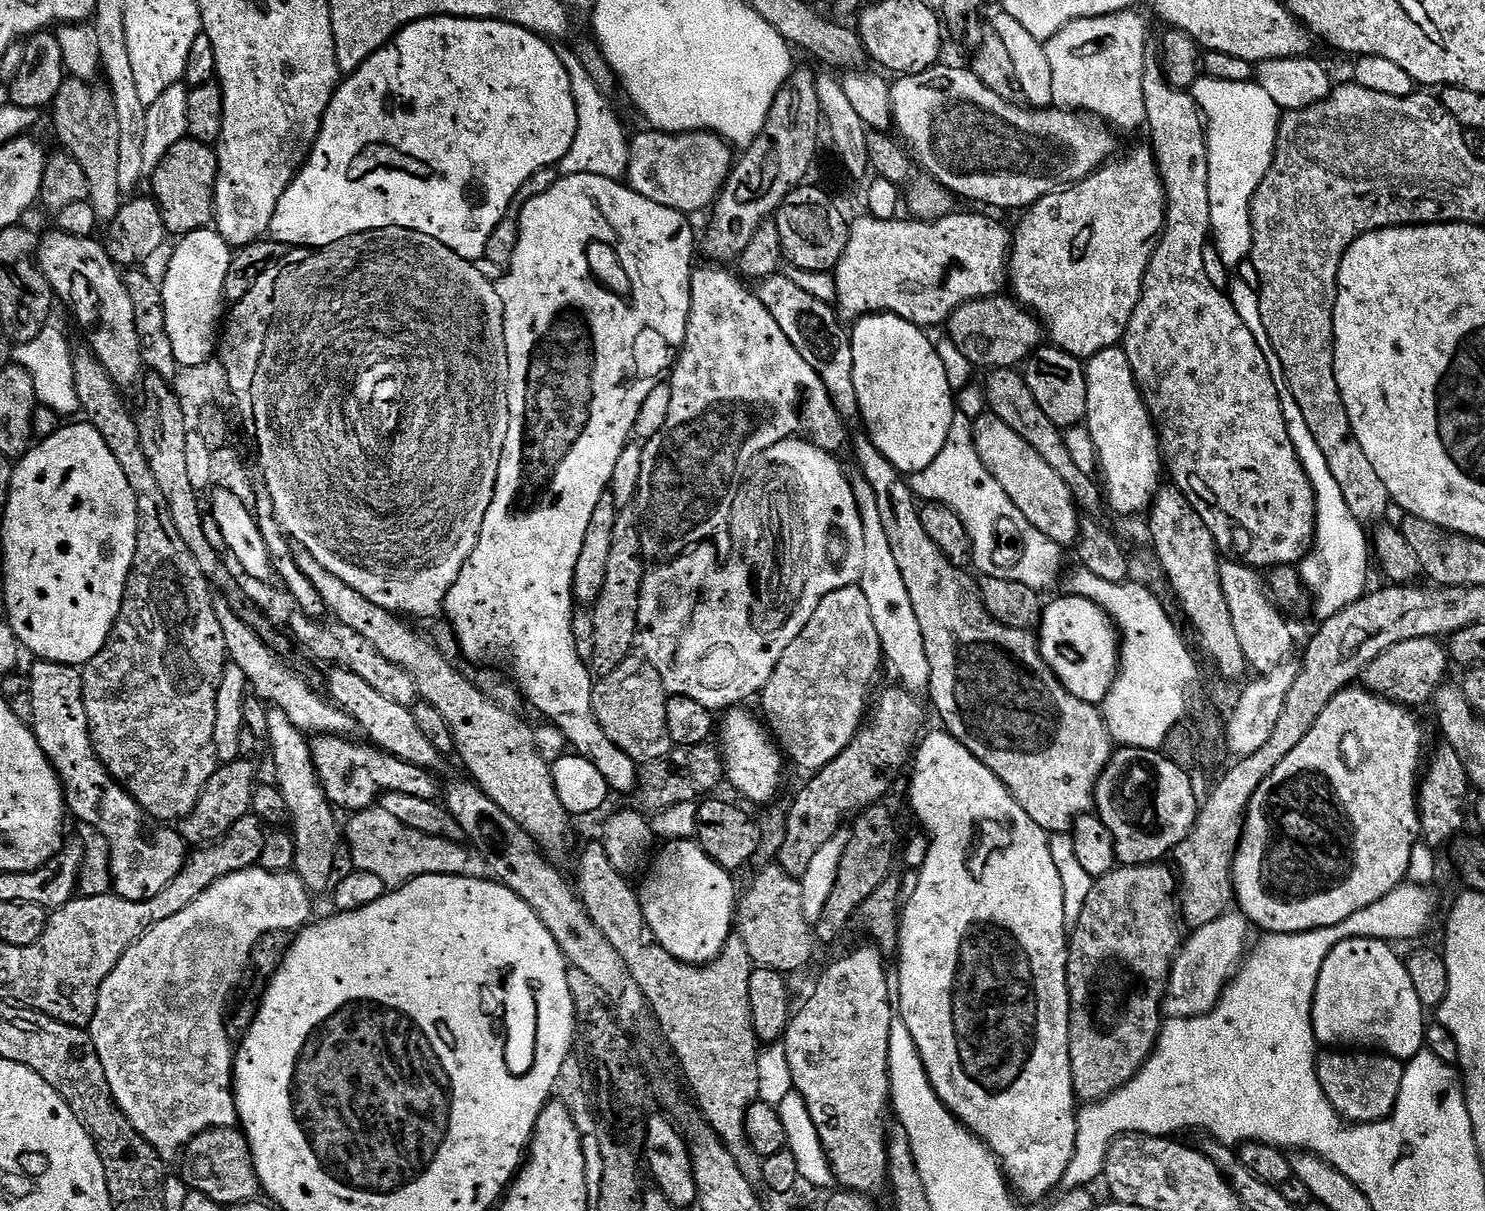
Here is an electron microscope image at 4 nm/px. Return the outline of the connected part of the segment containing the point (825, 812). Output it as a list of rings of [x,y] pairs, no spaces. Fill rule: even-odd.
[[[901,686],[886,689],[880,701],[877,704],[875,701],[870,719],[857,732],[850,746],[821,772],[813,772],[807,777],[804,789],[793,798],[792,808],[787,811],[786,842],[782,842],[778,857],[780,868],[786,870],[786,874],[797,878],[804,876],[814,854],[818,854],[834,834],[871,804],[879,804],[885,799],[883,796],[891,790],[900,771],[909,767],[914,749],[925,731],[924,708],[919,702]]]

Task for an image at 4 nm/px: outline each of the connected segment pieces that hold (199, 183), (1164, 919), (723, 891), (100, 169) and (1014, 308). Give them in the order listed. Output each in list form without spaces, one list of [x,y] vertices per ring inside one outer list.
[[[191,138],[178,141],[151,173],[151,199],[160,205],[162,222],[173,237],[179,238],[213,223],[216,207],[216,153],[213,145]]]
[[[1167,863],[1139,864],[1138,866],[1117,866],[1110,874],[1095,877],[1093,889],[1087,895],[1086,904],[1078,917],[1077,924],[1071,929],[1068,942],[1068,997],[1070,998],[1070,1074],[1072,1085],[1076,1091],[1077,1101],[1095,1102],[1105,1100],[1114,1090],[1118,1090],[1130,1078],[1142,1070],[1142,1066],[1152,1056],[1156,1048],[1156,1039],[1160,1036],[1162,1027],[1162,1005],[1164,989],[1168,987],[1168,975],[1176,955],[1180,953],[1182,935],[1182,917],[1178,911],[1178,876]]]
[[[695,839],[673,840],[663,847],[655,853],[647,869],[648,877],[638,888],[642,914],[654,938],[674,958],[684,964],[709,964],[718,958],[734,932],[738,888],[736,892],[733,873],[718,866]]]
[[[65,79],[64,85],[52,100],[52,124],[56,127],[59,147],[78,162],[88,183],[87,203],[94,206],[94,214],[101,225],[107,226],[118,214],[122,193],[118,186],[118,114],[107,87],[95,88],[86,80]]]
[[[997,294],[960,304],[946,321],[947,339],[952,340],[954,346],[958,346],[958,350],[962,350],[963,356],[977,369],[1016,368],[1023,365],[1045,339],[1046,332],[1039,319],[1023,304],[1005,296]]]

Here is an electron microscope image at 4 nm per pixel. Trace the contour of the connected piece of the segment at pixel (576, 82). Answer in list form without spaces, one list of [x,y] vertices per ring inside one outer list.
[[[564,42],[557,43],[555,50],[558,58],[562,58],[562,66],[566,66],[566,70],[570,74],[570,86],[572,87],[574,102],[576,103],[576,133],[574,134],[574,142],[571,144],[570,150],[566,150],[566,158],[560,160],[558,165],[559,175],[594,174],[598,178],[623,181],[628,175],[629,133],[624,133],[616,108],[608,101],[611,100],[609,93],[598,90],[598,86],[594,86],[594,78],[590,78],[590,74],[586,74],[586,66],[582,66],[582,62],[577,58],[575,51],[571,47],[567,48],[566,45],[567,43]]]

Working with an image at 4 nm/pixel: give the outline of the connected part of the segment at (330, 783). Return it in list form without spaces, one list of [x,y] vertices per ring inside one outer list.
[[[318,736],[311,741],[312,761],[320,779],[320,785],[324,793],[328,795],[329,802],[337,809],[349,808],[347,811],[352,814],[361,812],[363,808],[373,807],[385,792],[414,794],[414,798],[426,798],[427,800],[436,800],[441,795],[442,788],[436,785],[436,780],[432,777],[435,775],[429,769],[402,762],[398,757],[389,756],[387,752],[379,751],[372,746],[363,748],[354,741],[355,739],[343,736]]]

